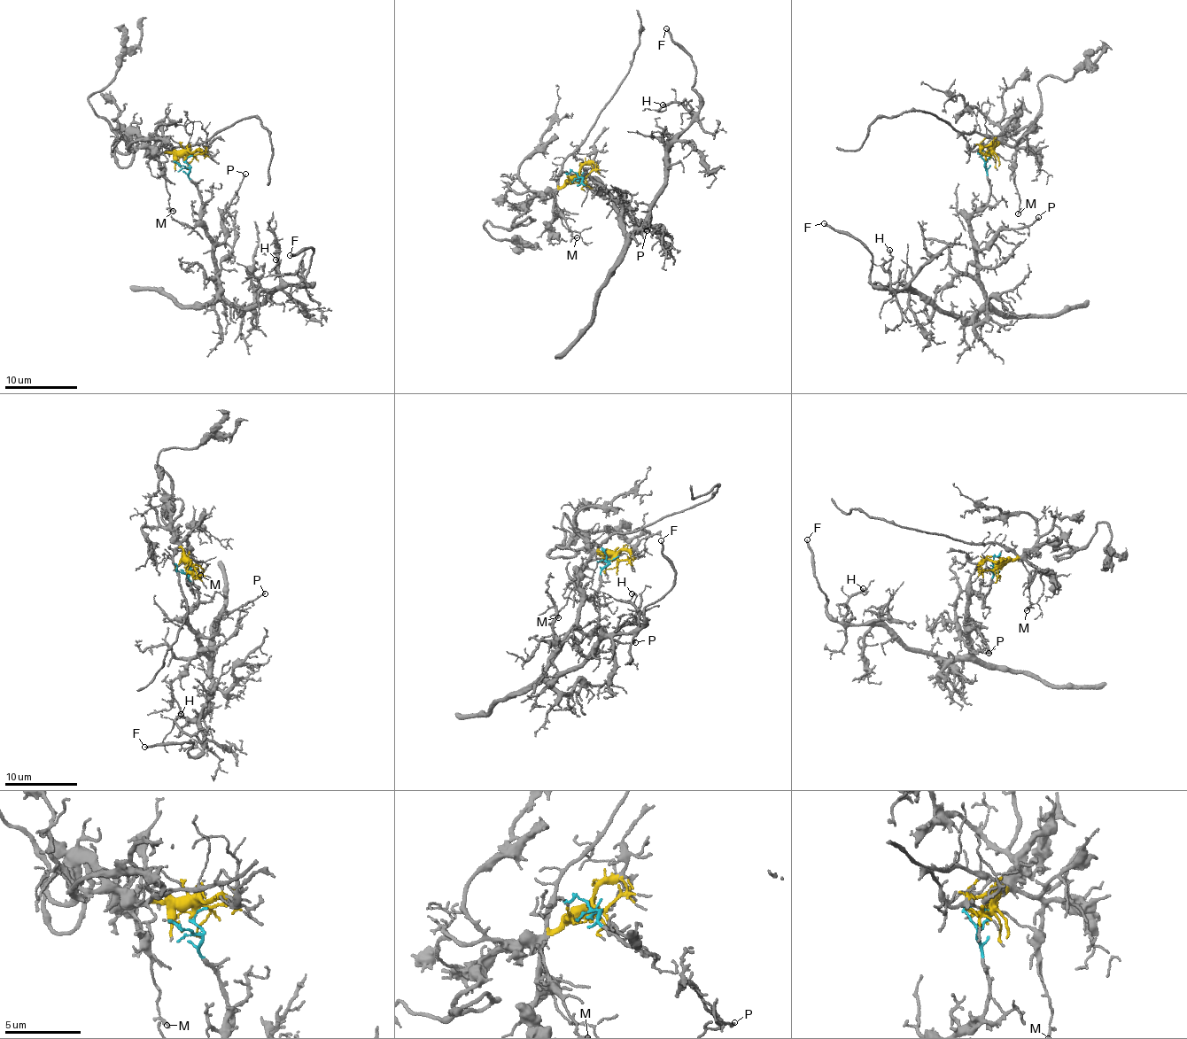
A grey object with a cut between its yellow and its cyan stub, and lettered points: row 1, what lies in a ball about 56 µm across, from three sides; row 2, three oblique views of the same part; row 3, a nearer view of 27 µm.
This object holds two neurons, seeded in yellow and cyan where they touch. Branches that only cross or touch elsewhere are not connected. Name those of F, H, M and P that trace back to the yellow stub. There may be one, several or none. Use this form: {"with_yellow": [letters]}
{"with_yellow": ["M"]}

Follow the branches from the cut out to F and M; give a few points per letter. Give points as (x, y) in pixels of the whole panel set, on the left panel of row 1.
F: (188, 159), (221, 292), (244, 309), (282, 287), (311, 287), (306, 282), (314, 251), (290, 256)
M: (188, 158), (166, 152), (158, 156), (165, 187), (170, 195), (168, 205), (174, 212)

